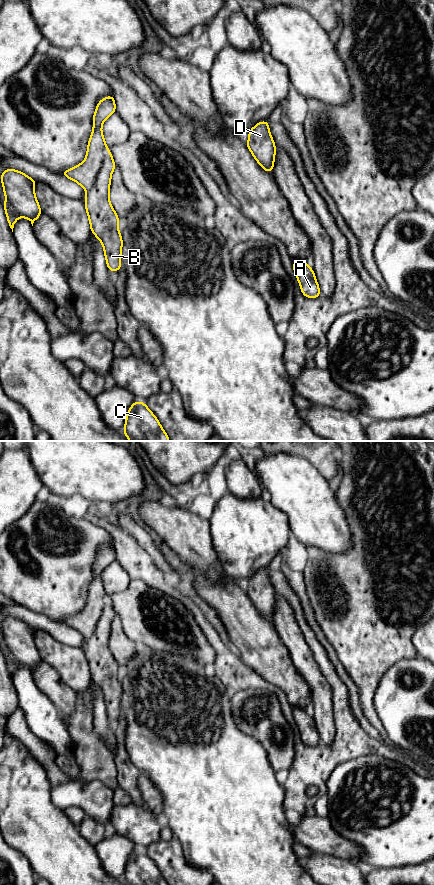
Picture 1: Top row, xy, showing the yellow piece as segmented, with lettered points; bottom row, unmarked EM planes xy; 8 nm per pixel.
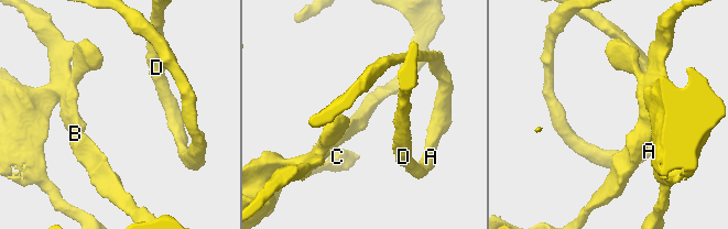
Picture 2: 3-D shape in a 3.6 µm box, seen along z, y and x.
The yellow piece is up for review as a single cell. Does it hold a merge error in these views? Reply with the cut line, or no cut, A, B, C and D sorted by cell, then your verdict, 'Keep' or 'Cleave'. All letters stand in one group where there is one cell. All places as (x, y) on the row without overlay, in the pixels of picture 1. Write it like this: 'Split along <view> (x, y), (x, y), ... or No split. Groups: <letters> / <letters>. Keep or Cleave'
No split. Groups: A B C D. Keep

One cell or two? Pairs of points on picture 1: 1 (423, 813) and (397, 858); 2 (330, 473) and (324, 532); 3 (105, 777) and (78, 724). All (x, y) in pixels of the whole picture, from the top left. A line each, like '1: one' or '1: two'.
1: one
2: two
3: one

